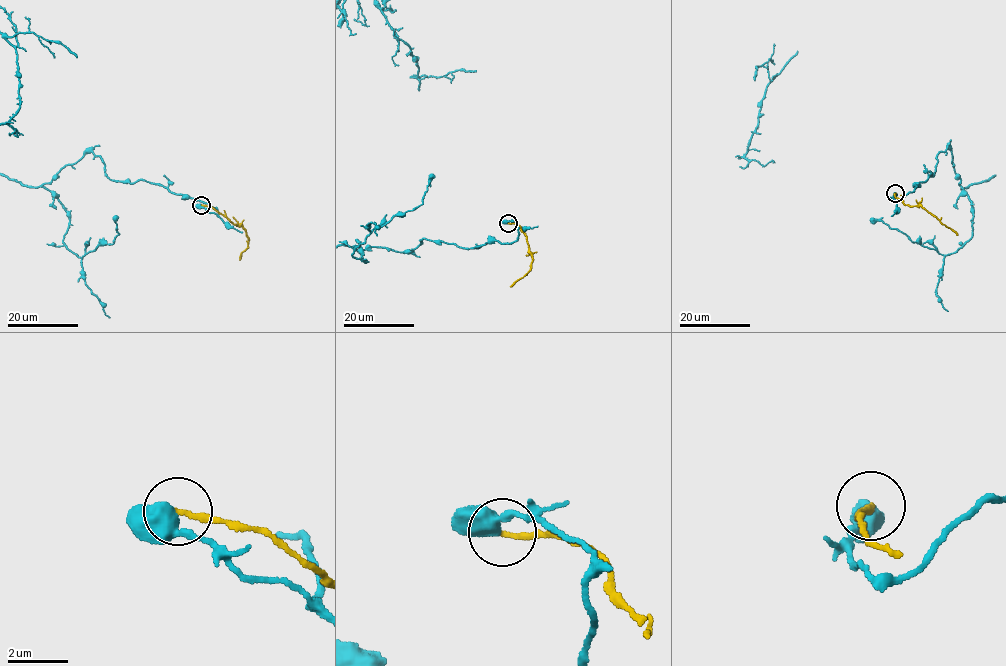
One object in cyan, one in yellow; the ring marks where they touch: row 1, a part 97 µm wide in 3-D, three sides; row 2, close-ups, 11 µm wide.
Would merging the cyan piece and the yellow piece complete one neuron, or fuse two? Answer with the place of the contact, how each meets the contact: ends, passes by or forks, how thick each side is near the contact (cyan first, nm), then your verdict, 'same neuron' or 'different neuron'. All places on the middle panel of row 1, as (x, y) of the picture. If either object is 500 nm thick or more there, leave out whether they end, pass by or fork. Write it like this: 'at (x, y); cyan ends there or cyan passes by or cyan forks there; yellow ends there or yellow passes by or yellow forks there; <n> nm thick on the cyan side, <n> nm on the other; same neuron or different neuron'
at (508, 223); cyan passes by; yellow ends there; 480 nm thick on the cyan side, 180 nm on the other; different neuron

